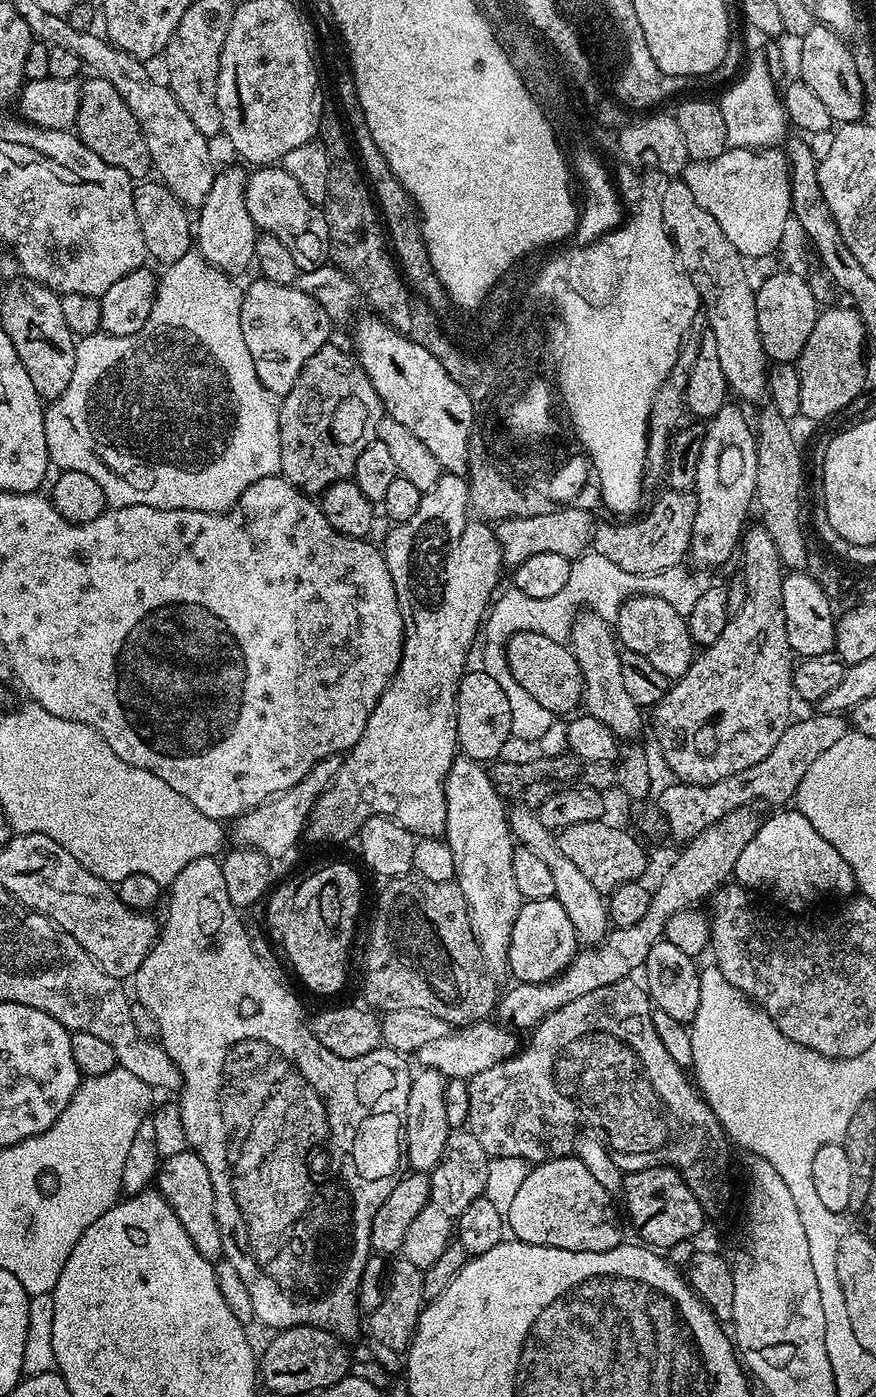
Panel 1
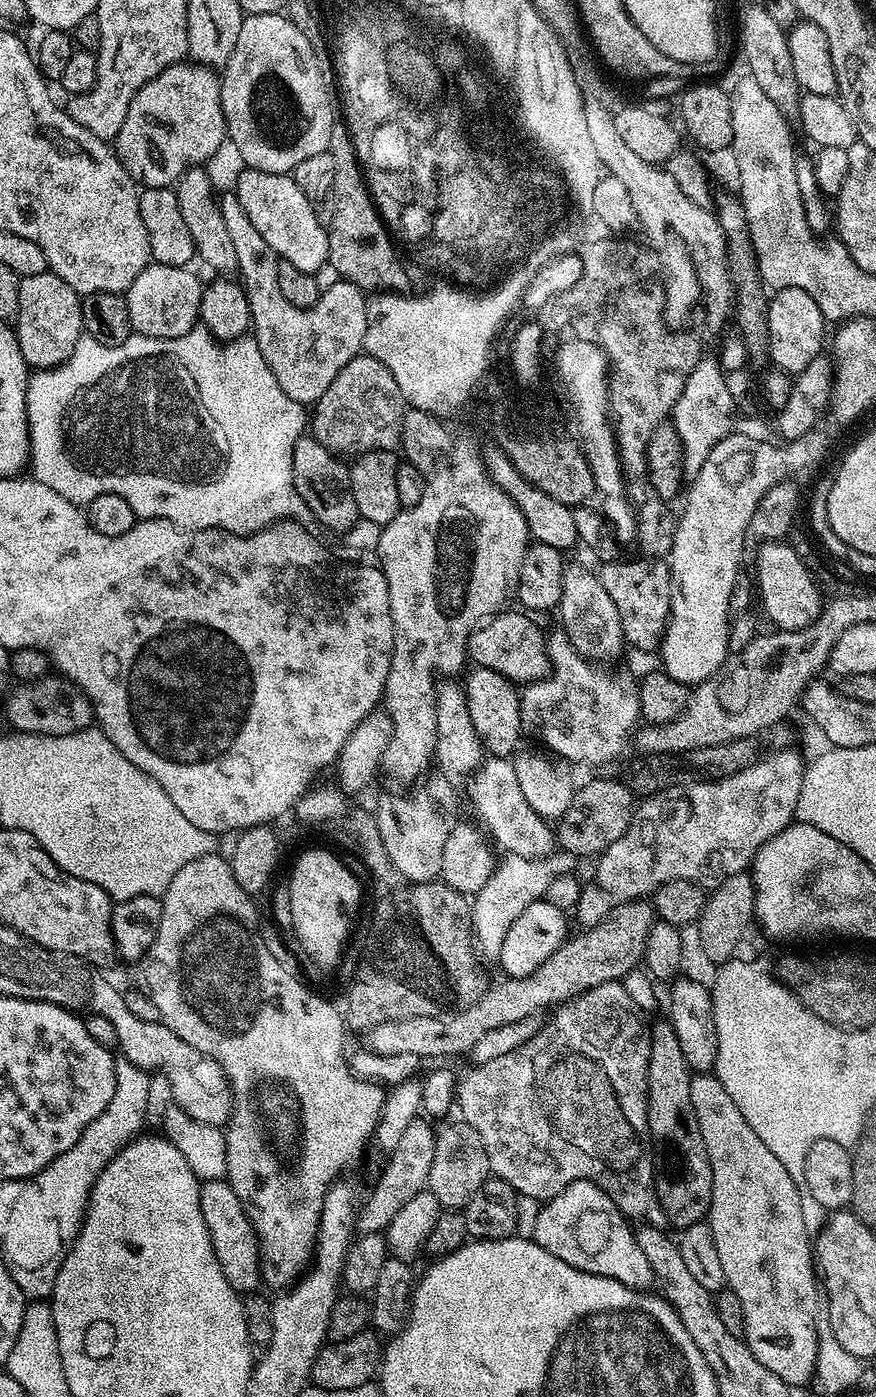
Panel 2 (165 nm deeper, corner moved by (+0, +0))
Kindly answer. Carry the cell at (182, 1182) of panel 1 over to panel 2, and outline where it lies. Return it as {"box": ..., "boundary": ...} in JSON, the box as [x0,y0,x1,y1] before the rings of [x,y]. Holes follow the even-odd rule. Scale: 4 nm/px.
{"box":[200,1179,262,1293],"boundary":[[[227,1179],[203,1181],[200,1185],[200,1201],[202,1218],[206,1218],[206,1230],[210,1230],[218,1266],[222,1266],[222,1274],[226,1274],[226,1282],[230,1282],[230,1286],[238,1293],[255,1293],[259,1289],[256,1287],[261,1287],[262,1284],[260,1240],[246,1214],[244,1203],[240,1201],[238,1194],[234,1194]]]}

